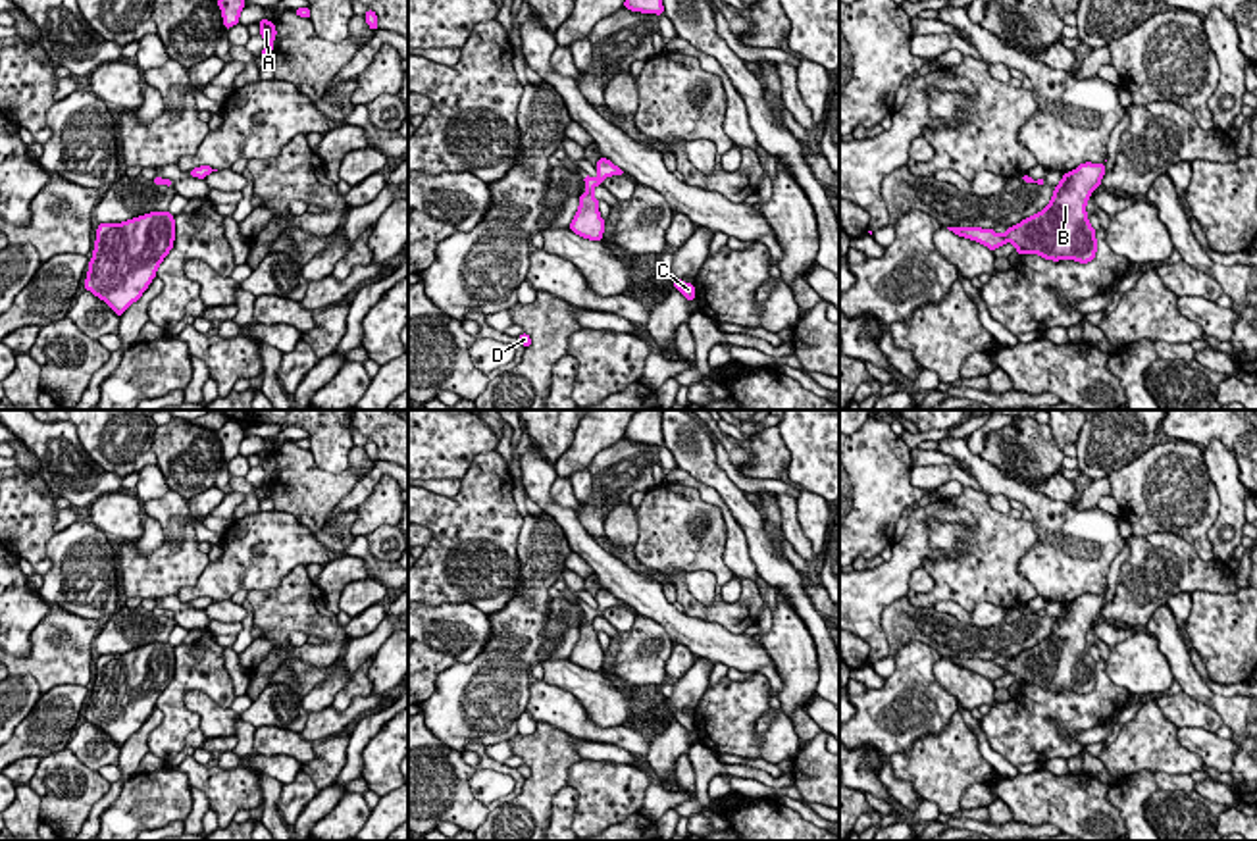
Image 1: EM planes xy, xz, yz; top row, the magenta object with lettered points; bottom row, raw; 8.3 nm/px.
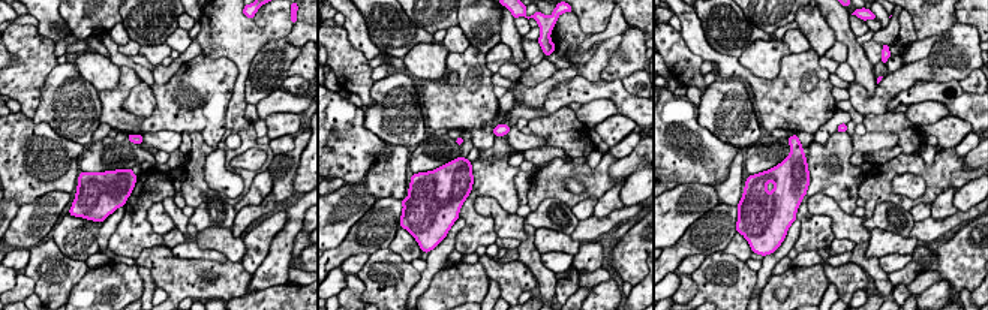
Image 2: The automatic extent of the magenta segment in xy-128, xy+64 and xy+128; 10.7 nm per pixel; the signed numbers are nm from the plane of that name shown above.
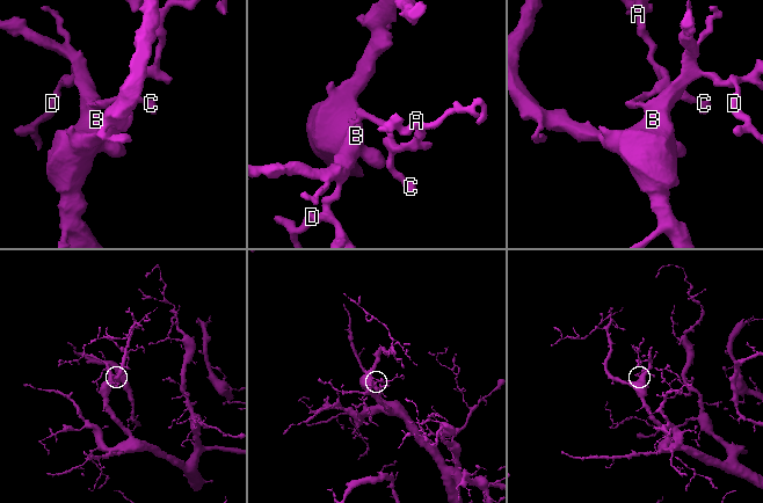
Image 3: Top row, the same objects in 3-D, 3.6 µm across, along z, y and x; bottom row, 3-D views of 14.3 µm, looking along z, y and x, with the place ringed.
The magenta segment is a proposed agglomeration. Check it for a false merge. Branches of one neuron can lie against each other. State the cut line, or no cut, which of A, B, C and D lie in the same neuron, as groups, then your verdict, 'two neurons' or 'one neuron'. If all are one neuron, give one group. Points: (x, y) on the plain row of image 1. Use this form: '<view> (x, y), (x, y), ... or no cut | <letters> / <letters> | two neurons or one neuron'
no cut | A B C D | one neuron

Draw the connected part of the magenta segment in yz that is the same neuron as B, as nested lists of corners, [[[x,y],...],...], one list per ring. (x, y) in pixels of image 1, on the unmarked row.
[[[1080,595],[1063,606],[1051,633],[1032,649],[1007,660],[1005,666],[982,658],[947,658],[959,668],[976,672],[989,681],[1013,674],[1018,685],[1039,685],[1045,691],[1076,691],[1088,695],[1095,689],[1097,670],[1086,635],[1091,622],[1101,616],[1103,595]]]

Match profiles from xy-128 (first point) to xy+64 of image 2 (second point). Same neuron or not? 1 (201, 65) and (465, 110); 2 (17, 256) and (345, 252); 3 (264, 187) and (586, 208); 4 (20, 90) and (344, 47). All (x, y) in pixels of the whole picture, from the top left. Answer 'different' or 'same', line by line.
1: different
2: different
3: same
4: same

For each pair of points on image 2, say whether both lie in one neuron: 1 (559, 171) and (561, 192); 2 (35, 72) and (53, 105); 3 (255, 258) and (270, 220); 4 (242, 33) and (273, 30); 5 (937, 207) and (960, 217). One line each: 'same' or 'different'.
1: same
2: different
3: same
4: same
5: different

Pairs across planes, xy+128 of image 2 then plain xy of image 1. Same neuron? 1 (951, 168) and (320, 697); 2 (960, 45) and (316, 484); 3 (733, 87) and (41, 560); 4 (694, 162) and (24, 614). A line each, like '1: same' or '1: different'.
1: different
2: different
3: different
4: same

